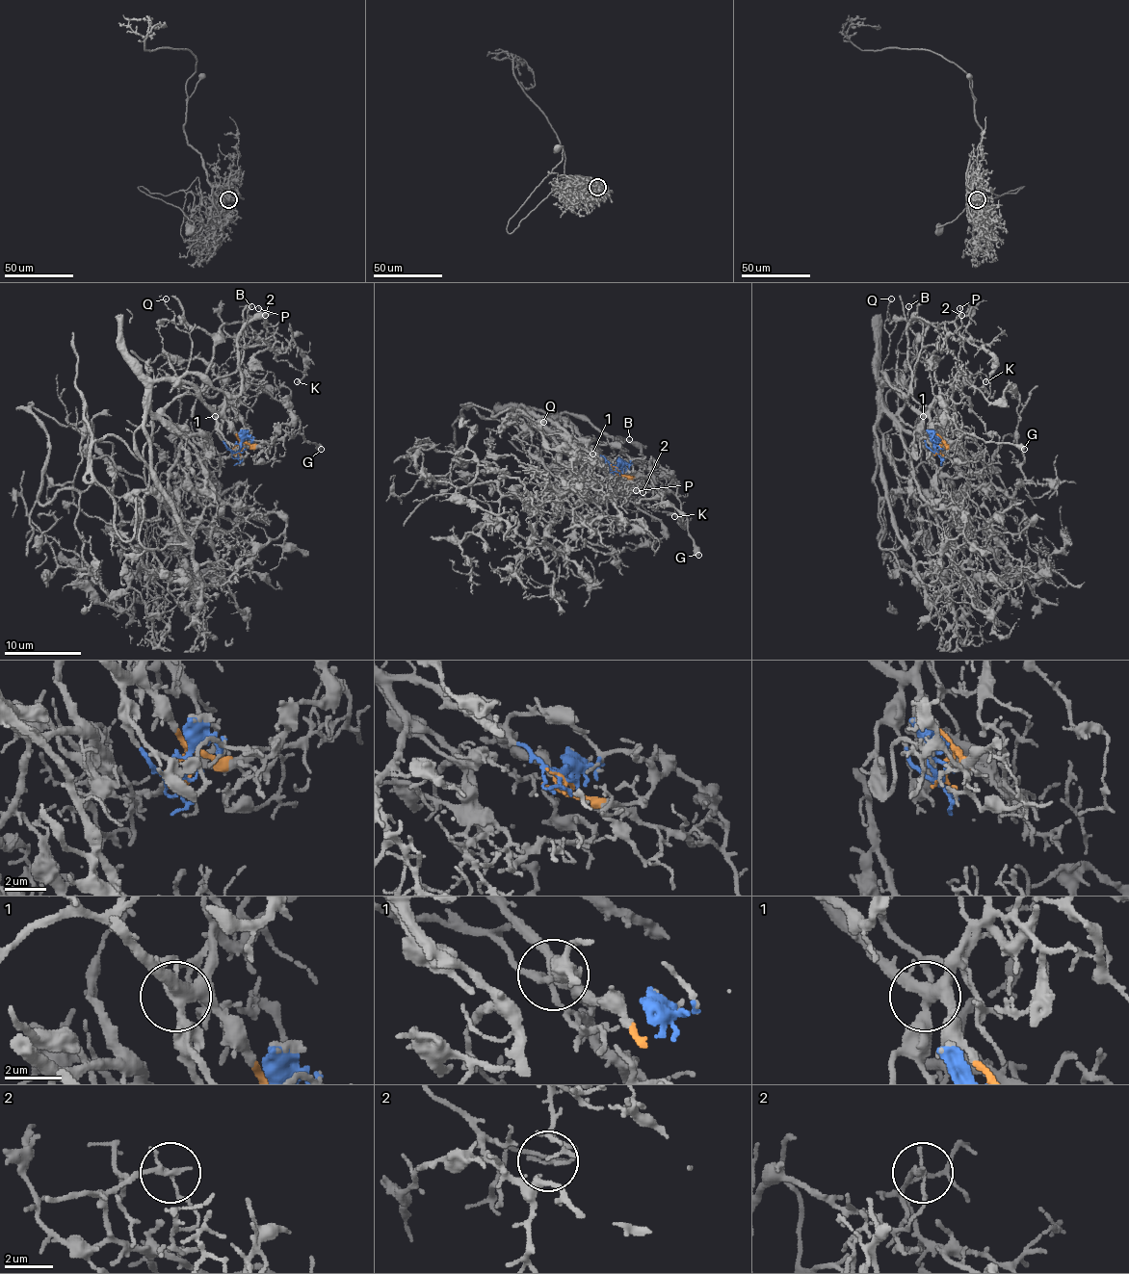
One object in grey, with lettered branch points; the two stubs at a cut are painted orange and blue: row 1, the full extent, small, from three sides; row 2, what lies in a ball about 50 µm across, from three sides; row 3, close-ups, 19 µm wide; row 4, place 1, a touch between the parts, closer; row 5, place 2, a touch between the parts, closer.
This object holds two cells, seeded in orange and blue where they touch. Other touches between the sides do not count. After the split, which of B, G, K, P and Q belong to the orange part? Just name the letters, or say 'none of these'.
B, P, Q

